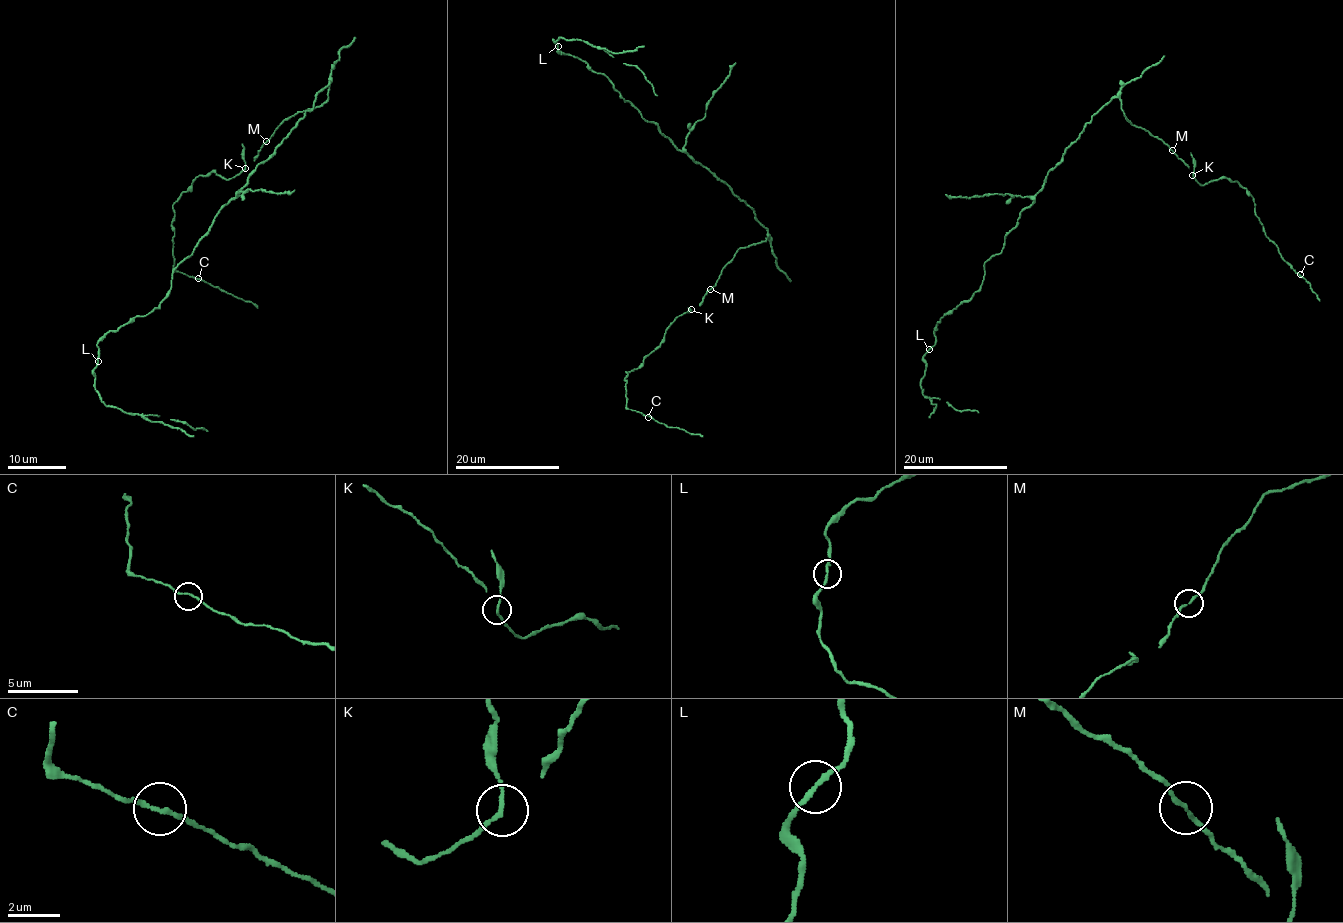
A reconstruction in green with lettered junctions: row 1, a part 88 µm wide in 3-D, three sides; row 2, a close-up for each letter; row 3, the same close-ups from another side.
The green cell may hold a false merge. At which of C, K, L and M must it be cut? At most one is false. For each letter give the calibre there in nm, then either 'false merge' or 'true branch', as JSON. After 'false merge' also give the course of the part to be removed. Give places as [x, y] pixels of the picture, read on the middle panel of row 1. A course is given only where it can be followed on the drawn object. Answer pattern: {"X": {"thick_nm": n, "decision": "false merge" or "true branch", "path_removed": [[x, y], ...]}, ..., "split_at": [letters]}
{"C": {"thick_nm": 150, "decision": "true branch"}, "K": {"thick_nm": 150, "decision": "false merge"}, "L": {"thick_nm": 170, "decision": "true branch"}, "M": {"thick_nm": 140, "decision": "true branch"}, "split_at": ["K"]}

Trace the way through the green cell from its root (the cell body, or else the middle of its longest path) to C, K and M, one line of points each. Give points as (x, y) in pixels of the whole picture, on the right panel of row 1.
C: (1072, 144), (1118, 98), (1125, 117), (1161, 138), (1200, 184), (1238, 182), (1254, 199), (1265, 235), (1300, 274)
K: (1072, 144), (1085, 124), (1112, 98), (1118, 98), (1125, 117), (1161, 138), (1188, 168), (1193, 168), (1192, 175)
M: (1072, 144), (1085, 124), (1112, 98), (1118, 98), (1121, 111), (1133, 125), (1157, 136), (1173, 150)

